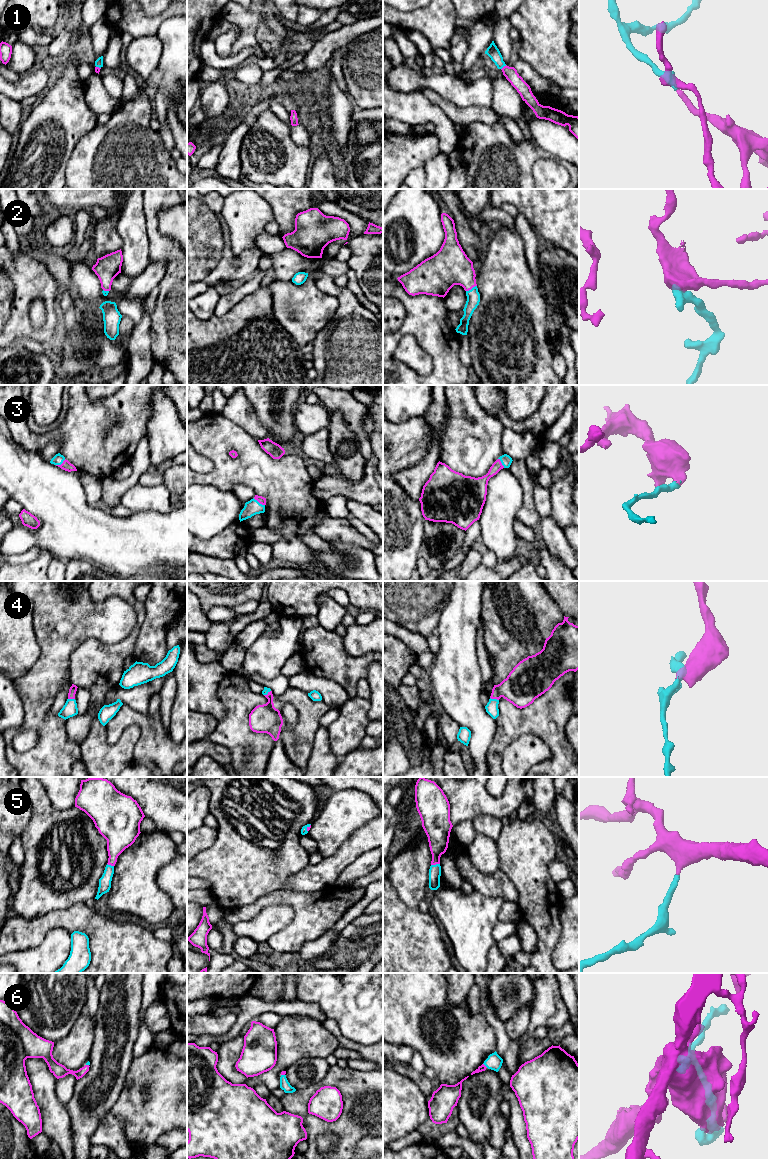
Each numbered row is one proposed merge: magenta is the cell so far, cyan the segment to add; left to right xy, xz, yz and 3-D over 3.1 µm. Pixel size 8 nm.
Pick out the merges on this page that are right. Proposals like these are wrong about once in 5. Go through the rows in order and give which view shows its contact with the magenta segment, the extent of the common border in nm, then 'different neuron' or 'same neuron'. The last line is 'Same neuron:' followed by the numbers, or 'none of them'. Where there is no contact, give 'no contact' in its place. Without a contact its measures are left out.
1: meets magenta in yz; contact 60 nm long; same neuron
2: meets magenta in yz; contact 100 nm long; same neuron
3: meets magenta in xz; contact 110 nm long; same neuron
4: meets magenta in yz; contact 80 nm long; same neuron
5: meets magenta in yz; contact 70 nm long; same neuron
6: meets magenta in yz; contact 50 nm long; same neuron
Same neuron: 1, 2, 3, 4, 5, 6

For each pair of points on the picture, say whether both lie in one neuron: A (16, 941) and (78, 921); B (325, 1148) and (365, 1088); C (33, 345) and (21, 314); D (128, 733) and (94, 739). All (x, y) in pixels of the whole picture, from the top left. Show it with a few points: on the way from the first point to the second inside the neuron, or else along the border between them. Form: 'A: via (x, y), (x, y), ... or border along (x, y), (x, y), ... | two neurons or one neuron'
A: via (31, 932), (48, 921), (63, 921) | one neuron
B: border along (339, 1135), (320, 1133), (317, 1148) | two neurons
C: border along (14, 341), (20, 337), (30, 337), (40, 343) | two neurons
D: via (122, 742), (116, 748), (103, 748) | one neuron

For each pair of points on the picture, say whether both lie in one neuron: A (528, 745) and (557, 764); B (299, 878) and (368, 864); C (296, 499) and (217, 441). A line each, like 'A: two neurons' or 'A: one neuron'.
A: two neurons
B: two neurons
C: one neuron

